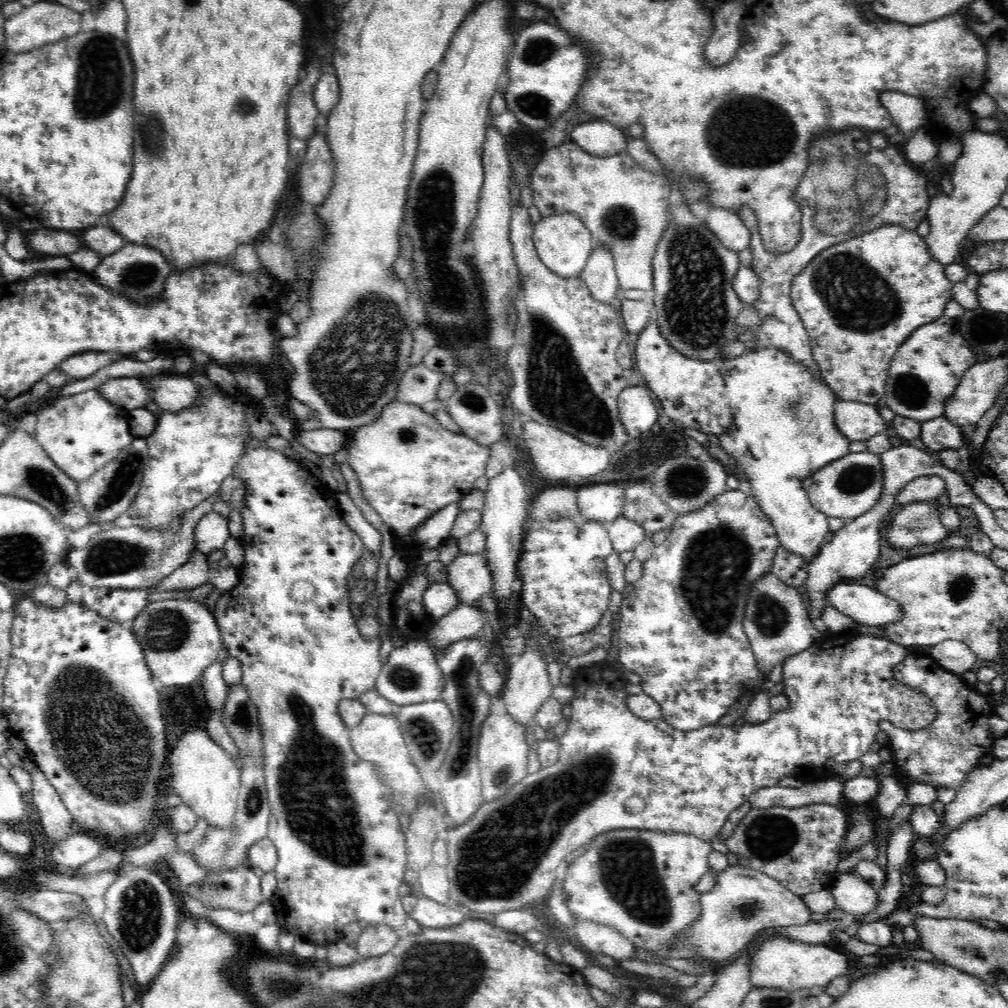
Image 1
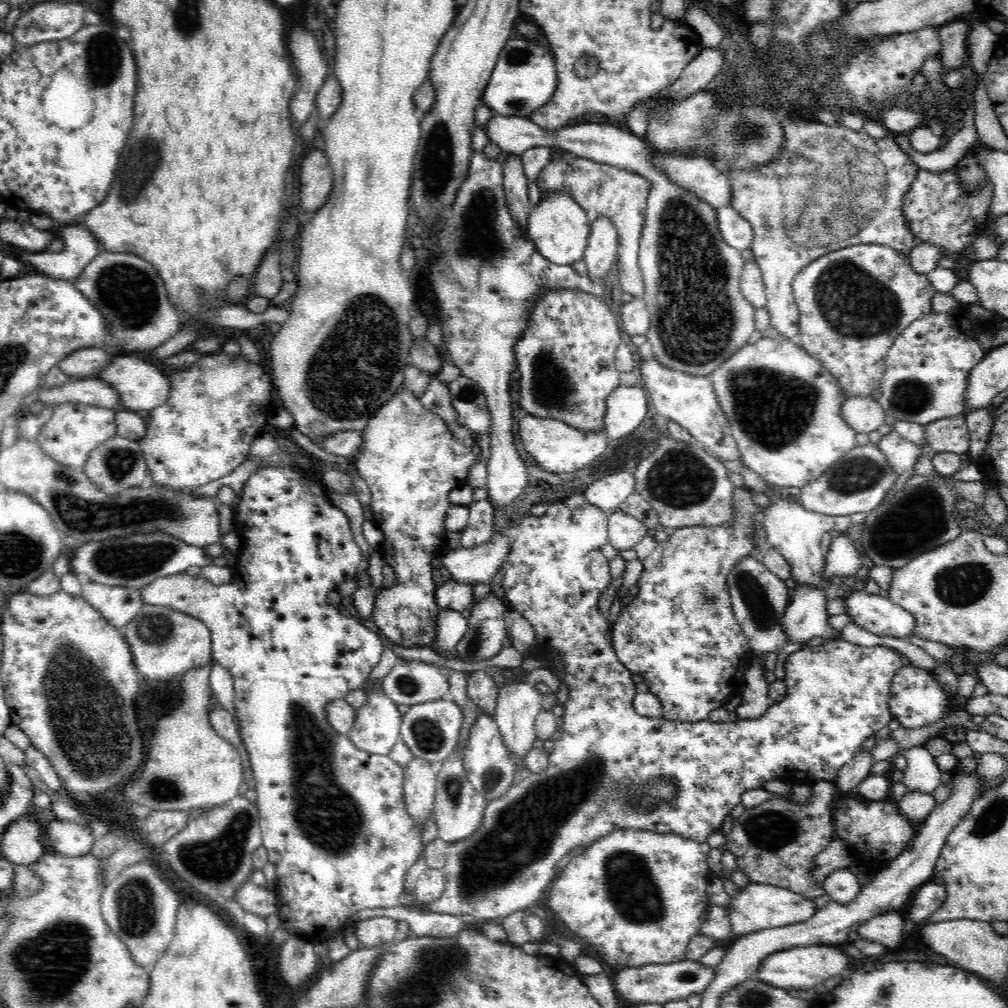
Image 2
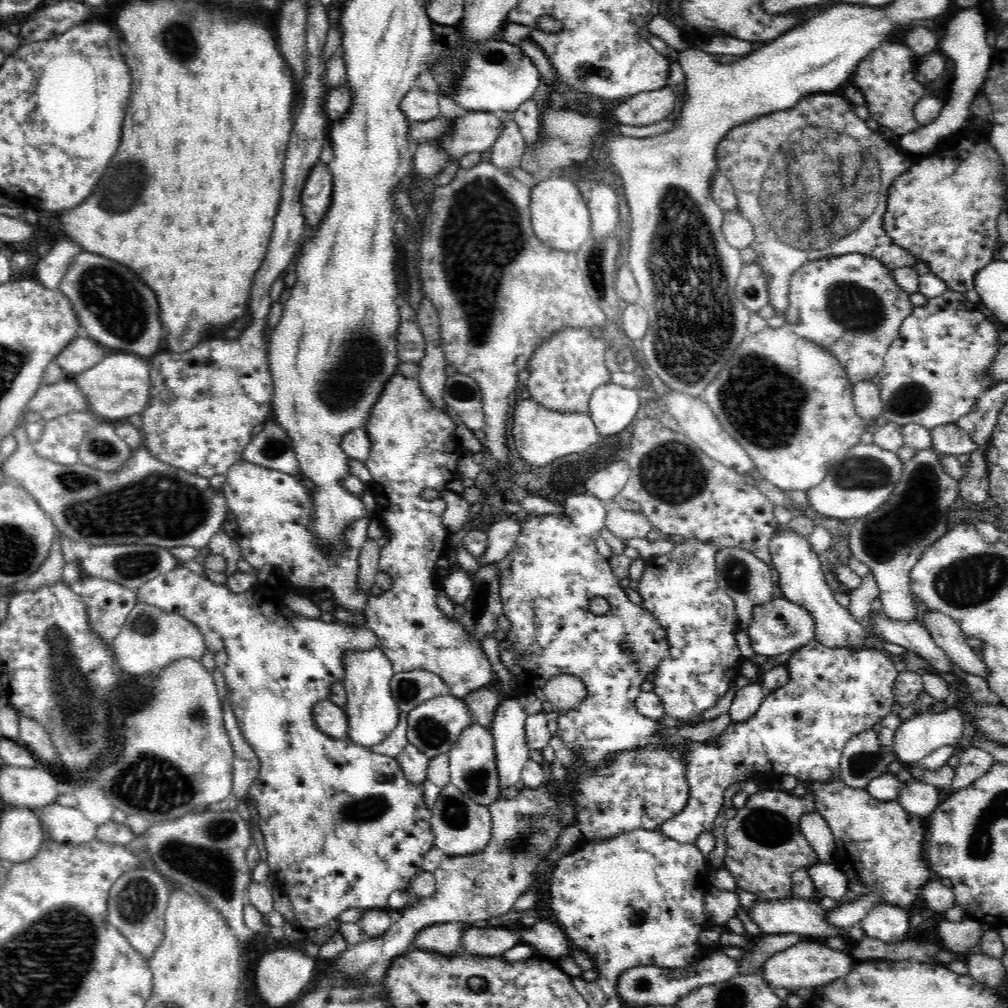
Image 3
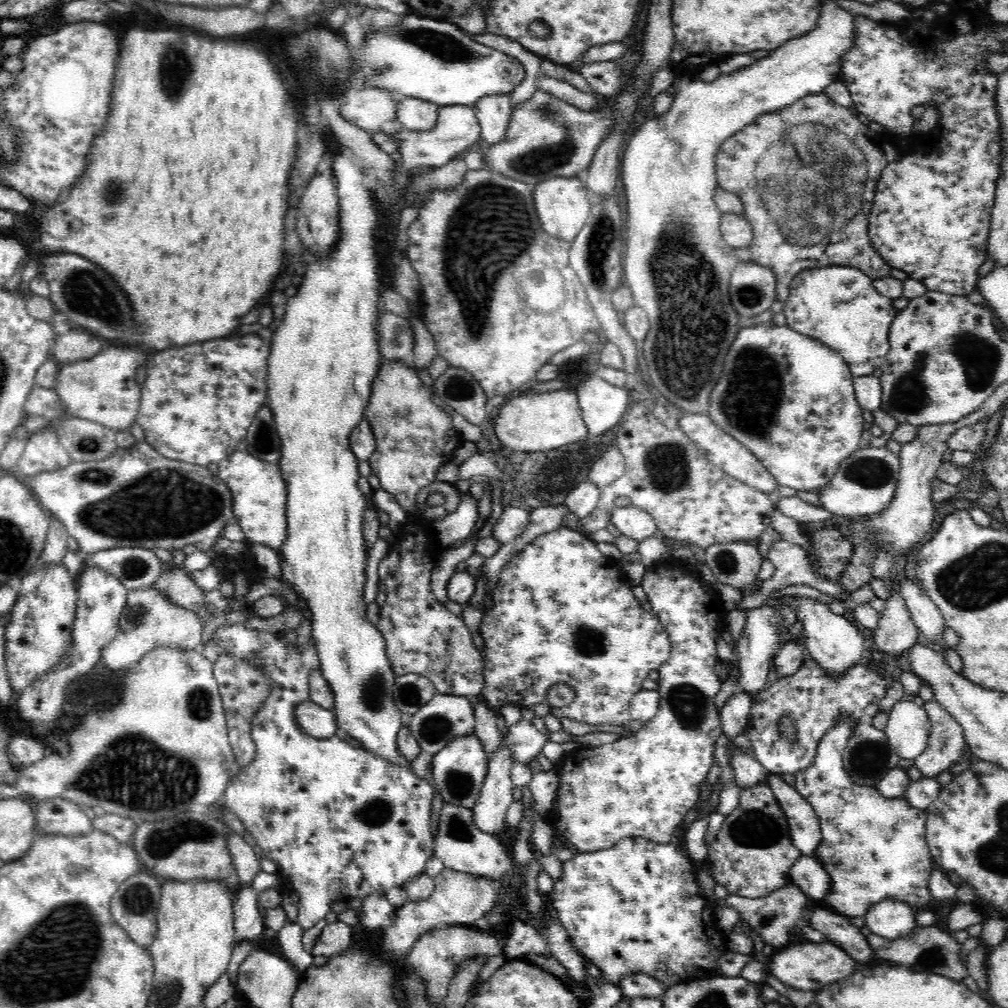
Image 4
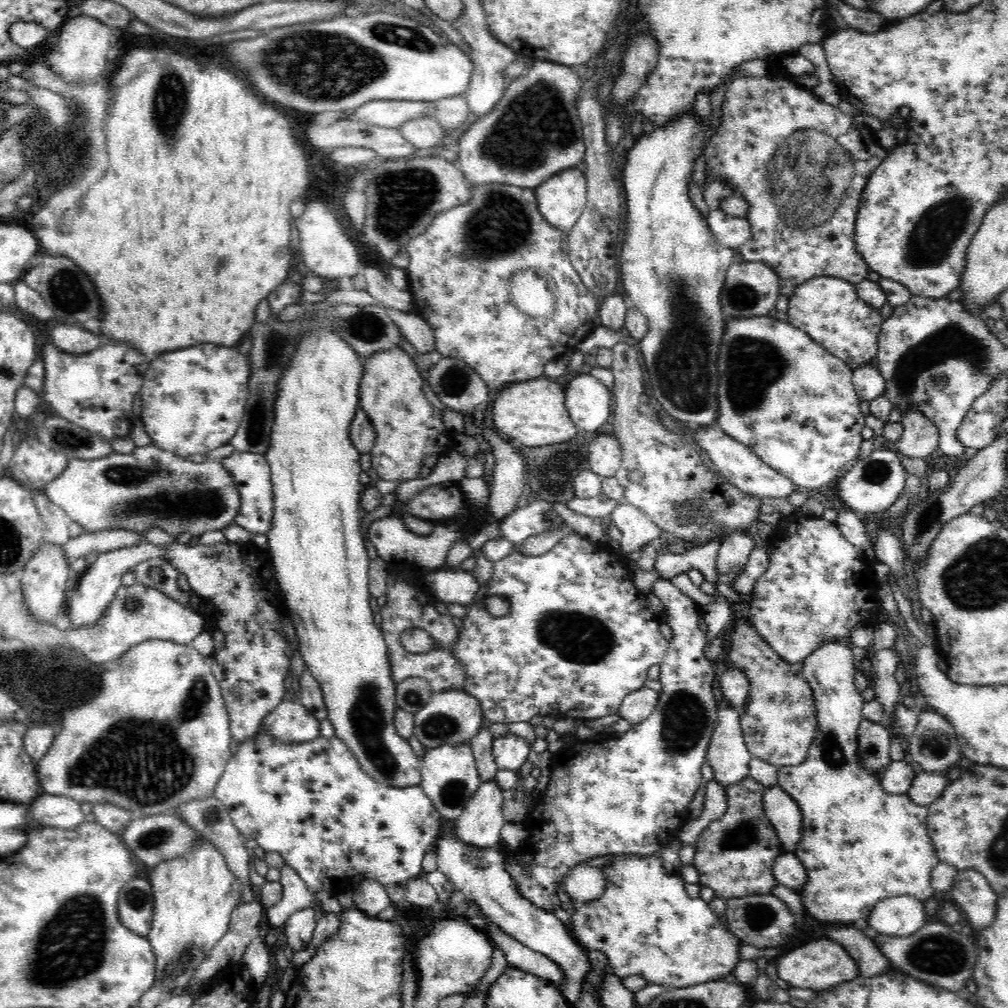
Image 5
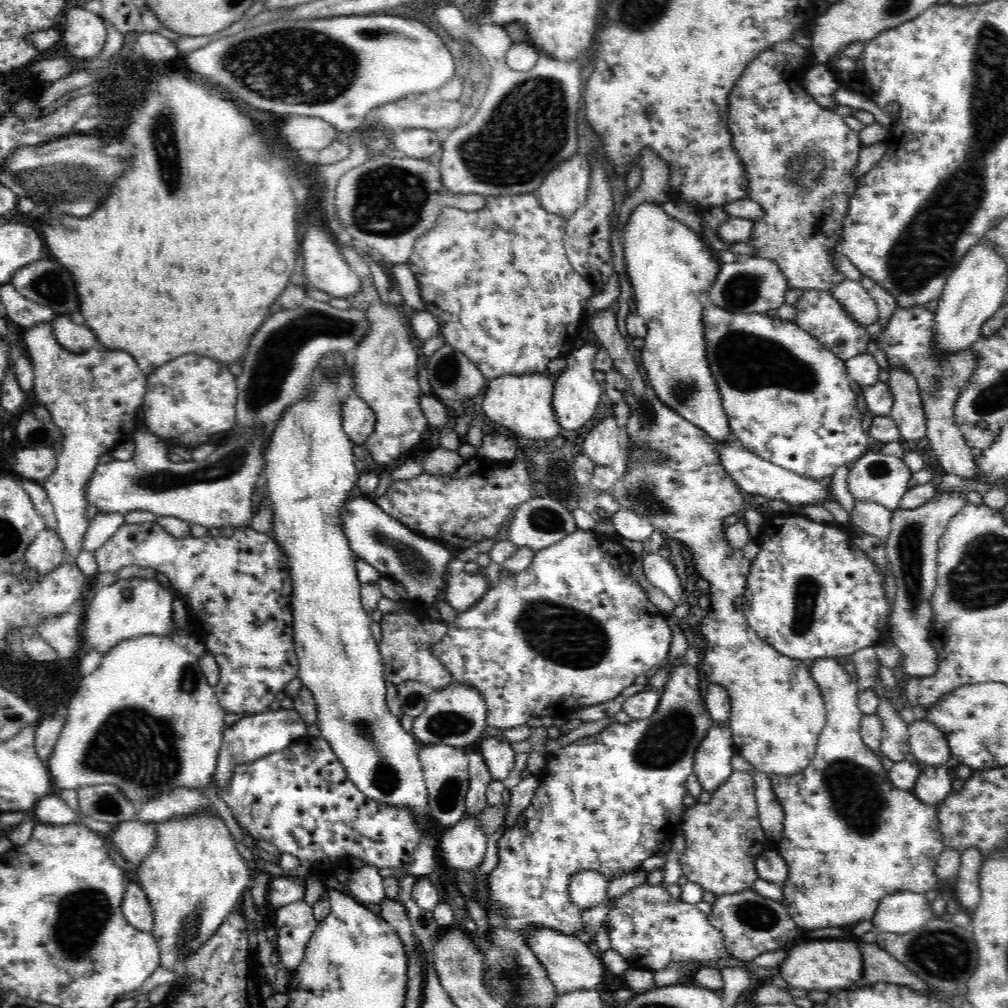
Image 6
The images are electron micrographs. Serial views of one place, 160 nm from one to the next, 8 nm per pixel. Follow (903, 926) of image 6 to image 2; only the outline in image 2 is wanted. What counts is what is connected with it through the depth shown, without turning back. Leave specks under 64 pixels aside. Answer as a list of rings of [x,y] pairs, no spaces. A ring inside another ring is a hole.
[[[898,911],[880,914],[867,920],[857,931],[862,939],[872,940],[886,946],[896,948],[902,940],[906,916]]]

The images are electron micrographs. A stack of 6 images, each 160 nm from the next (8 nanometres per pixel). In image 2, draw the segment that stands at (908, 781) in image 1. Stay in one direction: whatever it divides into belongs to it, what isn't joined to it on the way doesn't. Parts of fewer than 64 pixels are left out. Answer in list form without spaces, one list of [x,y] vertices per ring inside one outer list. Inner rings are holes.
[[[902,666],[894,676],[888,707],[892,719],[900,723],[900,727],[908,729],[919,729],[940,722],[942,718],[954,711],[942,684],[938,682],[932,670],[916,668],[916,666]]]

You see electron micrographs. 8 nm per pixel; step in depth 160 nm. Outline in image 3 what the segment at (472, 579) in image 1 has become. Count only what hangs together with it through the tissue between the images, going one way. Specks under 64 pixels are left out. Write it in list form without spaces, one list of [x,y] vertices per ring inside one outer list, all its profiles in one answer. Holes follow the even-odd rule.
[[[508,517],[498,522],[487,522],[487,548],[482,557],[477,558],[480,563],[495,564],[500,562],[515,546],[521,531],[518,519]]]

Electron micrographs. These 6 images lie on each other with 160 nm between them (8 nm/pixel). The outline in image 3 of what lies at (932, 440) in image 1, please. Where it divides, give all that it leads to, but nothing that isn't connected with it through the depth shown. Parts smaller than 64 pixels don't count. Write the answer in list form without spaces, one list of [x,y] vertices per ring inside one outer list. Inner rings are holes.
[[[948,423],[929,429],[934,449],[943,455],[960,456],[977,450],[975,436],[964,432],[956,423]]]

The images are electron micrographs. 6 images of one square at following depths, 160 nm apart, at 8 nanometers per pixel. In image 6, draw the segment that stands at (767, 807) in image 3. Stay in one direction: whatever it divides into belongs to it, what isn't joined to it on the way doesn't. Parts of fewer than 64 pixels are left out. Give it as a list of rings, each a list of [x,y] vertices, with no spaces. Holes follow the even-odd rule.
[[[733,769],[726,781],[712,793],[708,804],[696,802],[686,807],[681,817],[686,841],[683,858],[678,860],[682,874],[687,881],[700,884],[715,896],[752,889],[759,879],[754,862],[764,852],[759,846],[768,846],[768,838],[758,819],[754,777],[749,772]]]

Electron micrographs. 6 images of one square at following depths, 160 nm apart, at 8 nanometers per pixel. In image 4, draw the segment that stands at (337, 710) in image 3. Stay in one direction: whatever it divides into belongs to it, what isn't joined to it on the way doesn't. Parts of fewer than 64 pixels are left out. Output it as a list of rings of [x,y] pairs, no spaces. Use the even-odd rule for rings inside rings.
[[[310,699],[298,704],[295,716],[300,729],[312,738],[333,738],[339,728],[335,713],[325,710]]]

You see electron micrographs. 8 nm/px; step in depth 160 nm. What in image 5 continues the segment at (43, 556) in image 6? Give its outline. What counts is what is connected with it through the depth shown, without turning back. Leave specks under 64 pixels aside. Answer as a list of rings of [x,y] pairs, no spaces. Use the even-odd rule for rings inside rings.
[[[42,544],[40,550],[26,562],[24,570],[19,575],[21,579],[21,591],[28,612],[32,612],[38,622],[51,624],[56,618],[56,612],[64,606],[64,594],[70,589],[74,581],[74,575],[61,546]]]

